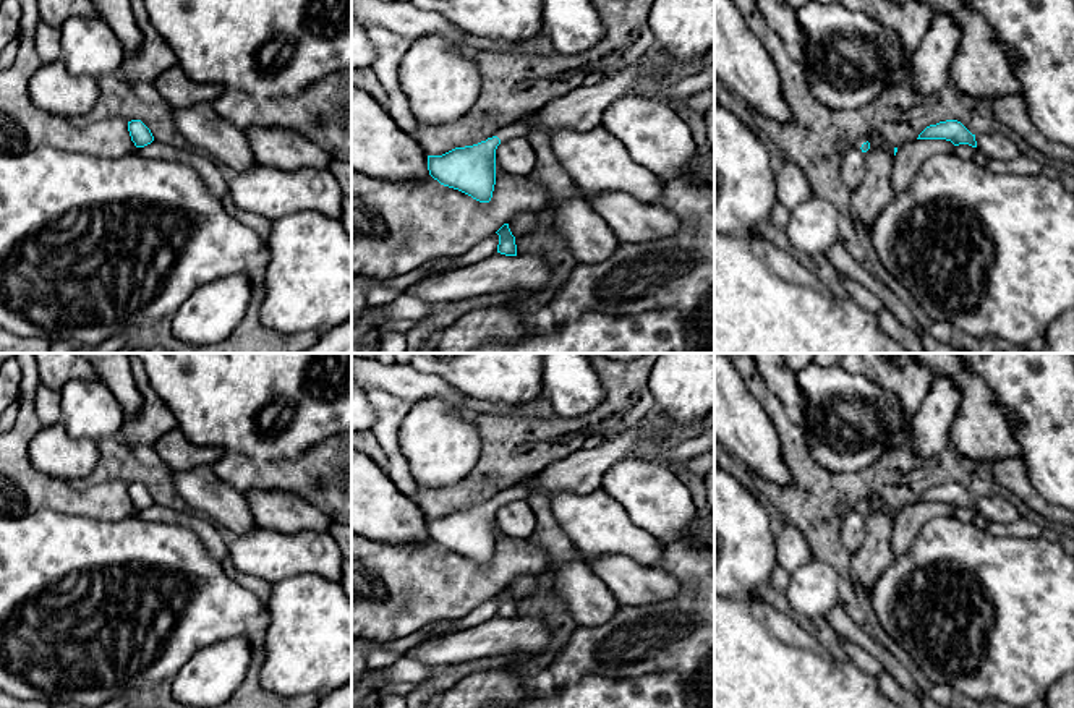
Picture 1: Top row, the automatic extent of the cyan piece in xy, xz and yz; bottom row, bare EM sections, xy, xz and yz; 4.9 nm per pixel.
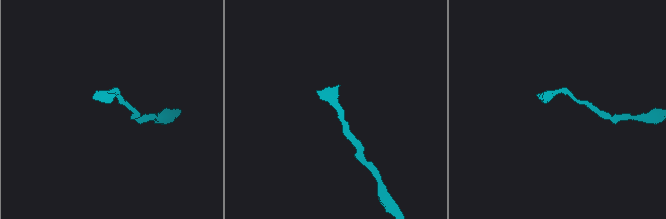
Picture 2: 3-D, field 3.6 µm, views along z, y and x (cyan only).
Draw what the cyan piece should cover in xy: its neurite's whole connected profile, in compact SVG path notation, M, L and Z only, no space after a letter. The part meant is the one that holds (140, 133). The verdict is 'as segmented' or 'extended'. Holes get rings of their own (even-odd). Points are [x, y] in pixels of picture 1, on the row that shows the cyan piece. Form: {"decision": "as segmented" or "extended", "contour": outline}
{"decision": "as segmented", "contour": "M141 120L128 122L128 131L136 147L144 147L154 141L151 130Z"}

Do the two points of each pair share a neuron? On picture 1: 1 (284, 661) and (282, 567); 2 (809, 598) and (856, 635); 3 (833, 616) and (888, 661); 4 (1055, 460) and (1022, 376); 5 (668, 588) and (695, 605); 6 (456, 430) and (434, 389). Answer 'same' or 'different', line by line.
1: different
2: different
3: same
4: same
5: different
6: different

